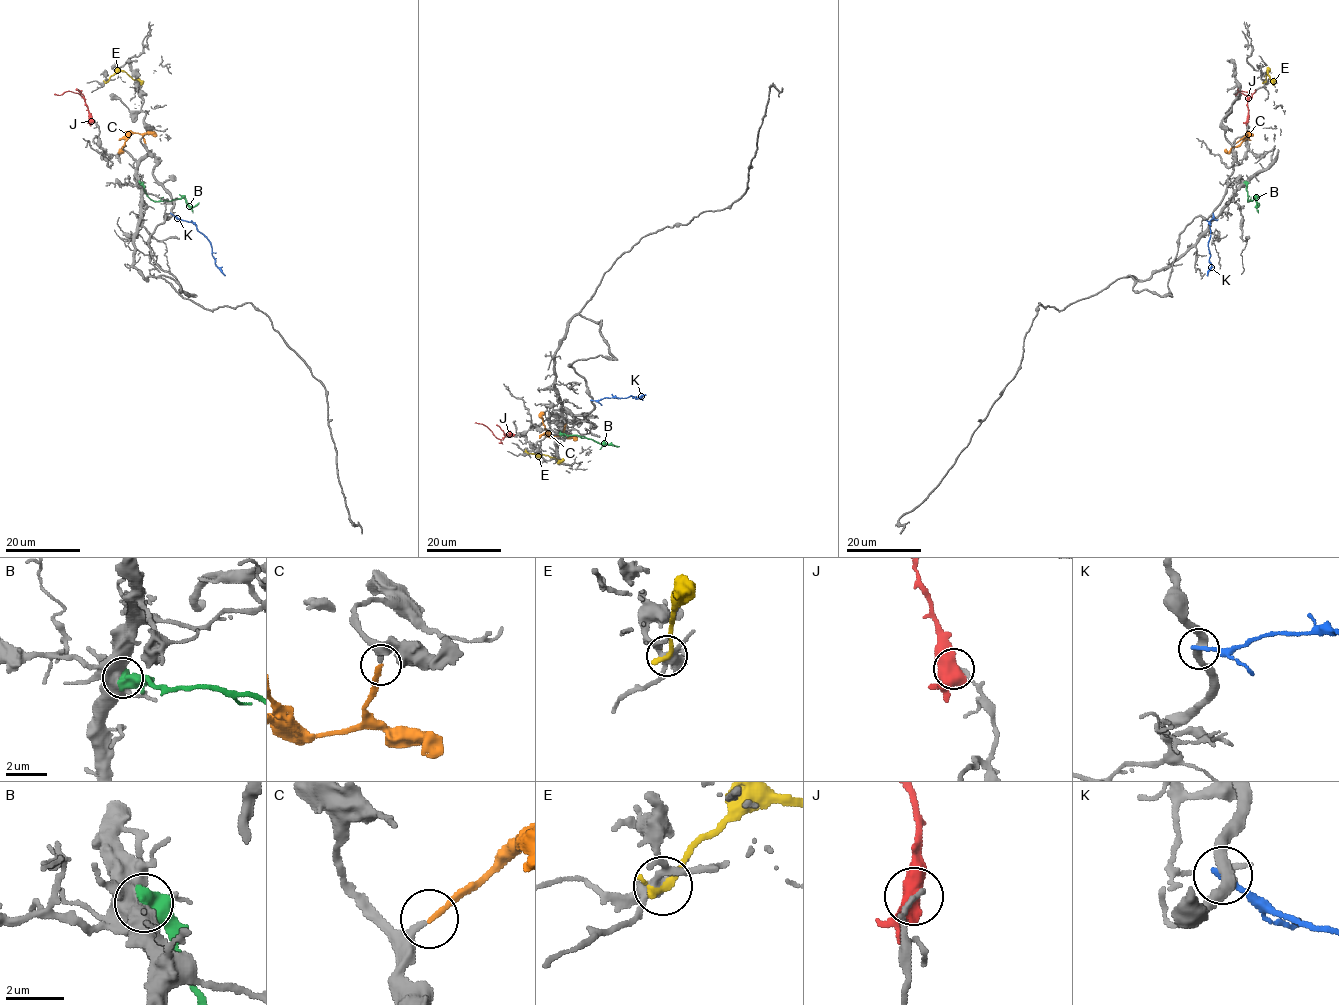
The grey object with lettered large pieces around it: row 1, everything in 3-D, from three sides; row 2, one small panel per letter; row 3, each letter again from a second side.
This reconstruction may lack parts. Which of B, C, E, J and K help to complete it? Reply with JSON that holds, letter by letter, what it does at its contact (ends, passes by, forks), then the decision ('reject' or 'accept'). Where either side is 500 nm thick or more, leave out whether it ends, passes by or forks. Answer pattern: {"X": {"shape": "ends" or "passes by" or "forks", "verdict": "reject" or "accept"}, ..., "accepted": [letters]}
{"B": {"verdict": "reject"}, "C": {"shape": "ends", "verdict": "accept"}, "E": {"shape": "ends", "verdict": "reject"}, "J": {"verdict": "reject"}, "K": {"shape": "ends", "verdict": "reject"}, "accepted": ["C"]}

